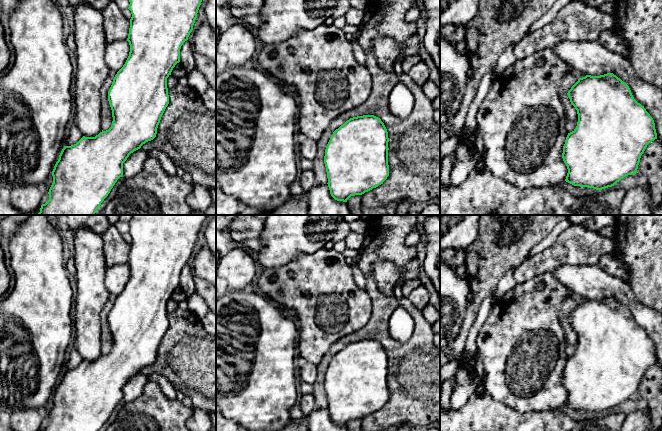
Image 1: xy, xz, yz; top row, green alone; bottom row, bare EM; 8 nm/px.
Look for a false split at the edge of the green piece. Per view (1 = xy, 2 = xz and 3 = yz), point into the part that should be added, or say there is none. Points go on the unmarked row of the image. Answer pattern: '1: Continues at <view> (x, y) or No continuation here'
1: No continuation here
2: No continuation here
3: No continuation here

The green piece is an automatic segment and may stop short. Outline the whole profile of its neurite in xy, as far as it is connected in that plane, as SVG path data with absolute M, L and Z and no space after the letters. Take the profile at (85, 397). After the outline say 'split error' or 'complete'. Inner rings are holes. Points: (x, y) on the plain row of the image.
M132 215L128 223L128 233L132 238L127 262L130 276L108 315L112 349L95 361L83 360L76 368L64 370L52 395L49 424L41 431L100 431L117 404L123 400L123 387L129 379L156 361L161 341L169 328L167 302L180 286L181 270L188 264L201 226L208 219L209 215Z; complete

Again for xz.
M363 339L350 342L330 361L324 387L331 420L347 426L351 420L362 419L383 408L389 400L388 356L380 342Z; complete

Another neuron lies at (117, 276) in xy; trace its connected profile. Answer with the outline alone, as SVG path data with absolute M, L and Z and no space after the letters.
M116 264L107 266L105 286L111 295L118 296L125 288L130 276L127 264Z

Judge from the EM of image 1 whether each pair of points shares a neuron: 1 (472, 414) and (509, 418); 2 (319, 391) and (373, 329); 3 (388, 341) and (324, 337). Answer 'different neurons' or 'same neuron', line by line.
1: same neuron
2: same neuron
3: different neurons

